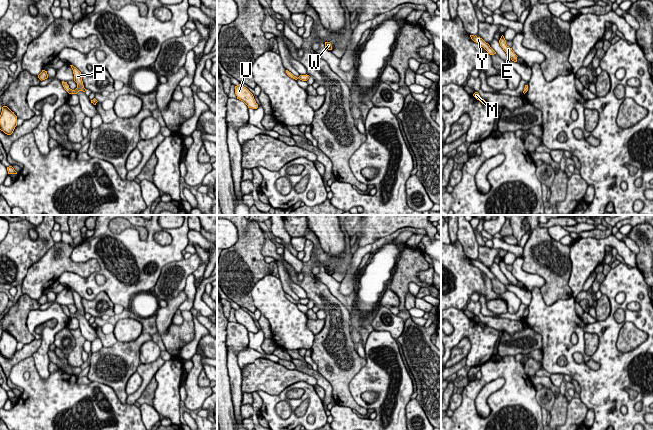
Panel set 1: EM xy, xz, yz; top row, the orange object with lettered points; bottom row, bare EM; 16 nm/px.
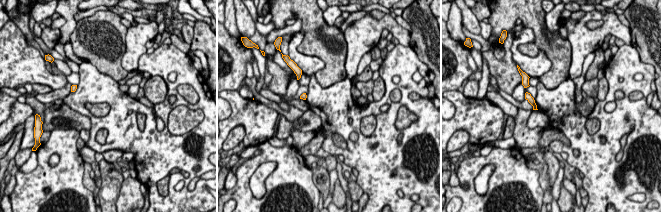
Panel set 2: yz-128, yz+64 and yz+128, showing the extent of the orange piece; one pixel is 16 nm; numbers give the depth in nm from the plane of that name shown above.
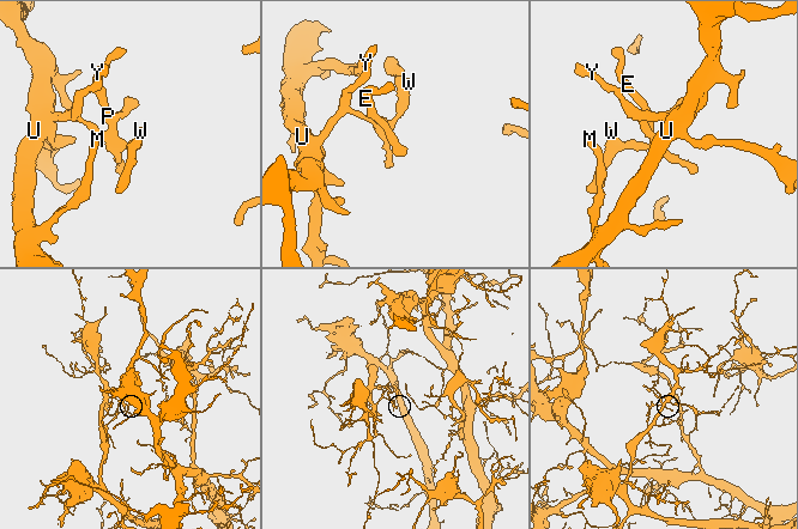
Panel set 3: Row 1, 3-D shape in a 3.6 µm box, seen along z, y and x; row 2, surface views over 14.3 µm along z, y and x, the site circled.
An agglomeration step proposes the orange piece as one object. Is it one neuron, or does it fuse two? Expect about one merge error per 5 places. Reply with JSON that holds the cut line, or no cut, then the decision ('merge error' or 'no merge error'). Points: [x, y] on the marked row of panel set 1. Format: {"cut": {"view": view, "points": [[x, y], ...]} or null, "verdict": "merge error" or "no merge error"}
{"cut": null, "verdict": "no merge error"}

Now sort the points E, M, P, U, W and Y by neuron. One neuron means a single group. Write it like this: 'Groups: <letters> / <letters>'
Groups: E M P U W Y

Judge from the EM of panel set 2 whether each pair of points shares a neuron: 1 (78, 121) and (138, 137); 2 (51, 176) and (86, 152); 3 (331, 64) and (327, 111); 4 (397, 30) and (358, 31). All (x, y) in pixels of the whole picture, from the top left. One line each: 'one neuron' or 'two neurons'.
1: two neurons
2: two neurons
3: two neurons
4: one neuron

